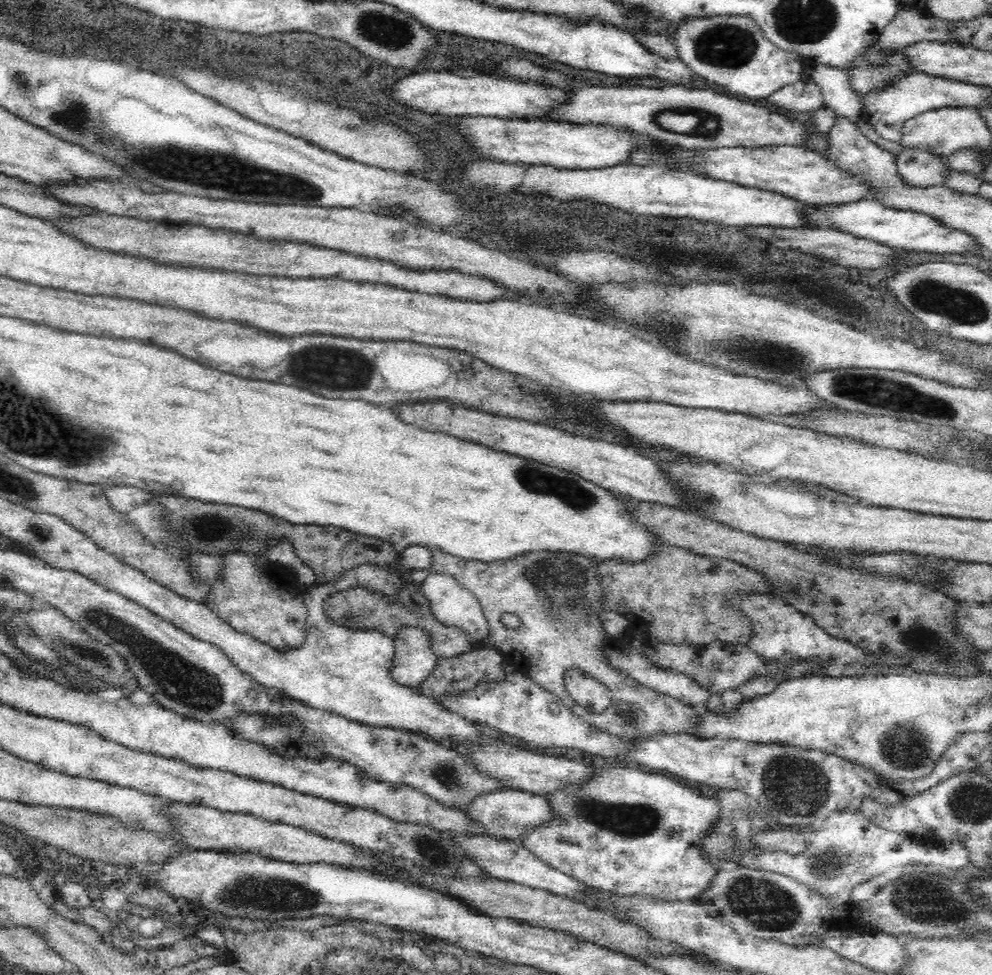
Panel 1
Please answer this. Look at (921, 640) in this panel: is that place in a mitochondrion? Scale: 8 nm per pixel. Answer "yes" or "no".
yes

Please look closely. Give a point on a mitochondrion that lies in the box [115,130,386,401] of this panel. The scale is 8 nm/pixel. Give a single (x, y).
(331, 368)

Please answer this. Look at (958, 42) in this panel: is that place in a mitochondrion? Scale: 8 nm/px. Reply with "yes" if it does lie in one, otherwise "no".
no

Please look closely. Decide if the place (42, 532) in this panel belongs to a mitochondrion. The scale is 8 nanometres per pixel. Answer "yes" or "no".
yes

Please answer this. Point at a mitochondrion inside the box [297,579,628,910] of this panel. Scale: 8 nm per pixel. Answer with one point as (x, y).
(433, 853)

